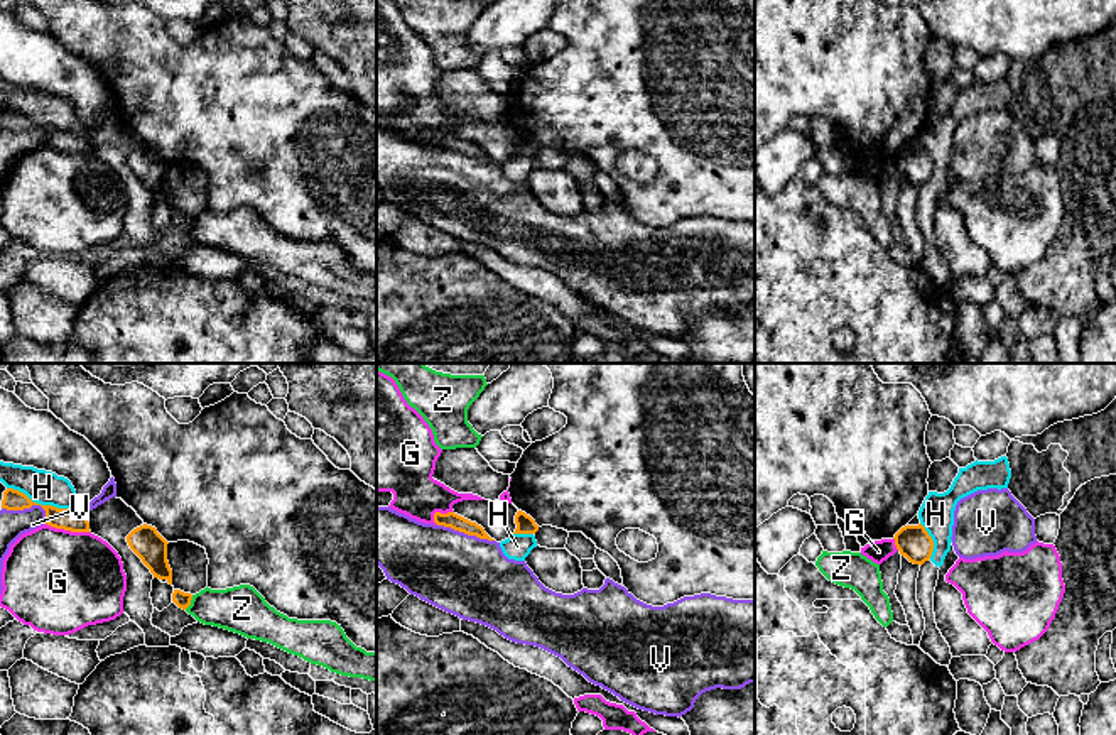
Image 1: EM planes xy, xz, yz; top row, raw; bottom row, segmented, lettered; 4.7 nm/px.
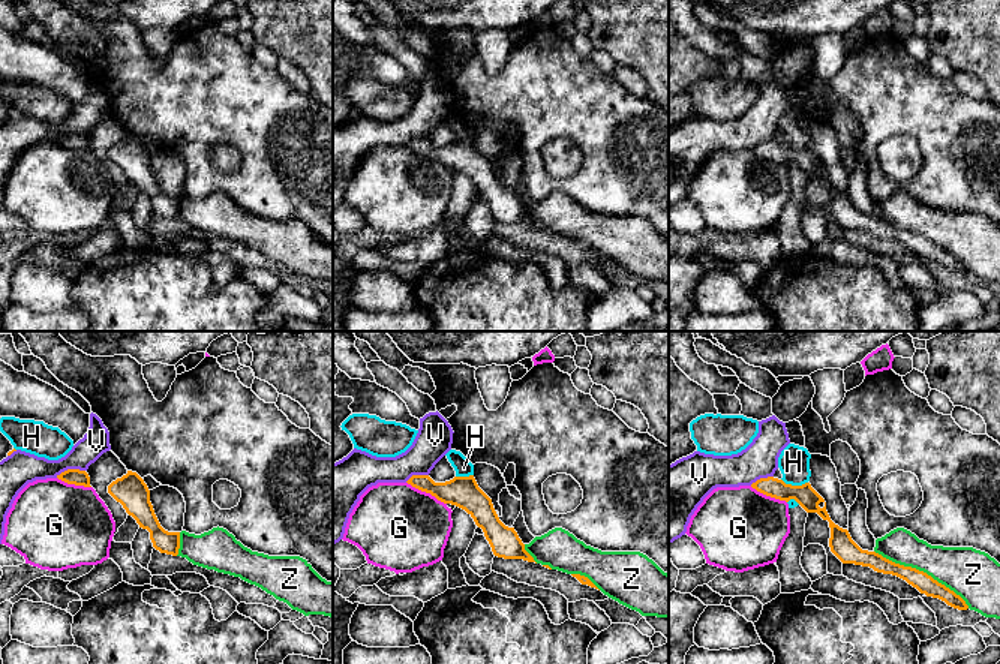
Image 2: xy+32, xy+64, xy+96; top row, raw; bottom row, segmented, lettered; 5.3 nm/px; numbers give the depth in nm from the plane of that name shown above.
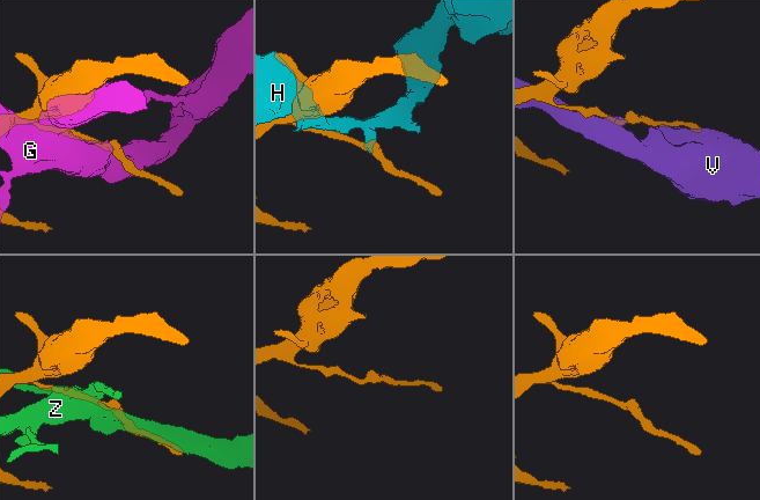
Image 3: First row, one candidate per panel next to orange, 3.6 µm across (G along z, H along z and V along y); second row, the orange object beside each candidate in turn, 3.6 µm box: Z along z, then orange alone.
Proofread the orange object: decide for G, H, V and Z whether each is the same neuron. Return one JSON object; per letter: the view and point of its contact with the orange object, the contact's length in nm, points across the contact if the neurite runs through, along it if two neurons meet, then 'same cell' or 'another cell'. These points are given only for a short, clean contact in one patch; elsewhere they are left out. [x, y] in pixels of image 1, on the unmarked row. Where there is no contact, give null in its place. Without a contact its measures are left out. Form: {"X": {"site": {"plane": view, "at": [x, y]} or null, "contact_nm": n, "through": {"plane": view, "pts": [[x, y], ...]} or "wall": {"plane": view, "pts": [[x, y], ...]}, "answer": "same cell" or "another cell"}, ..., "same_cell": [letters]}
{"G": {"site": {"plane": "xy", "at": [68, 151]}, "contact_nm": 220, "answer": "another cell"}, "H": {"site": {"plane": "xy", "at": [39, 125]}, "contact_nm": 340, "answer": "another cell"}, "V": {"site": {"plane": "xz", "at": [466, 154]}, "contact_nm": 280, "answer": "another cell"}, "Z": {"site": {"plane": "xy", "at": [189, 223]}, "contact_nm": 80, "answer": "another cell"}, "same_cell": []}

